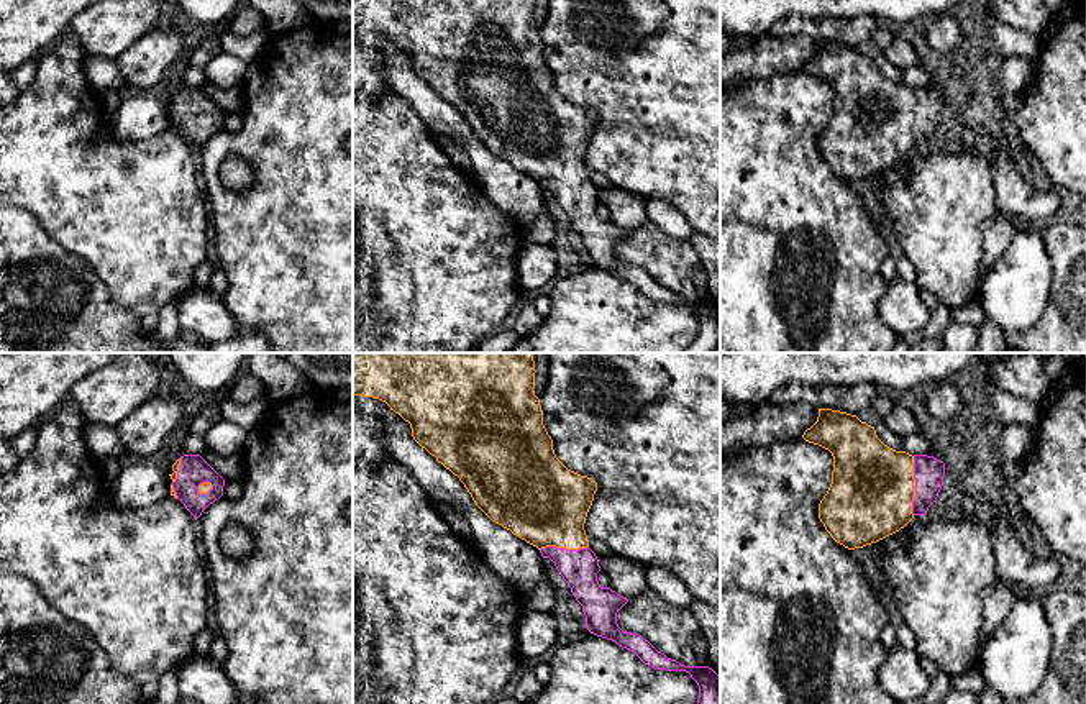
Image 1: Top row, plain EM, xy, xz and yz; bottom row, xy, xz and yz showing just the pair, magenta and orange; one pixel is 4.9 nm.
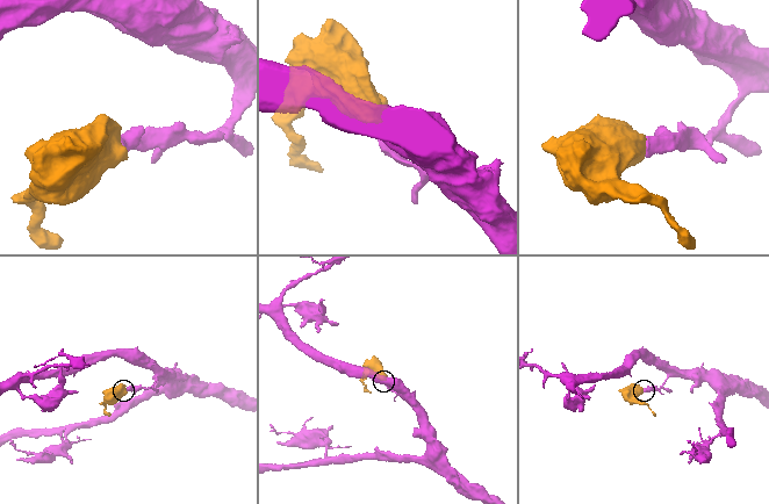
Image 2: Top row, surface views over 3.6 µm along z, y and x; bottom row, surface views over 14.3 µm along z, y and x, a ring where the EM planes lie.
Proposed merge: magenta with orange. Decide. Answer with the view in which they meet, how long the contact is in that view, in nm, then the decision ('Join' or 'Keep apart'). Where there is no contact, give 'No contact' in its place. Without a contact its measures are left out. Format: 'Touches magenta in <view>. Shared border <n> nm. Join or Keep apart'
Touches magenta in yz. Shared border 280 nm. Join

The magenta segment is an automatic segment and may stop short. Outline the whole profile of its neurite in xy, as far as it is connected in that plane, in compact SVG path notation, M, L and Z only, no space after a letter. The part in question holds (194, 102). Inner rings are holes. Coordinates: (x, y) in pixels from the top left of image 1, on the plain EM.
M200 87L180 89L172 103L171 128L179 131L195 153L223 128L225 112Z

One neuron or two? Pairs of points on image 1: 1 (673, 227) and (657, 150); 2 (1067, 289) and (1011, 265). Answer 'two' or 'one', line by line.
1: two
2: two

